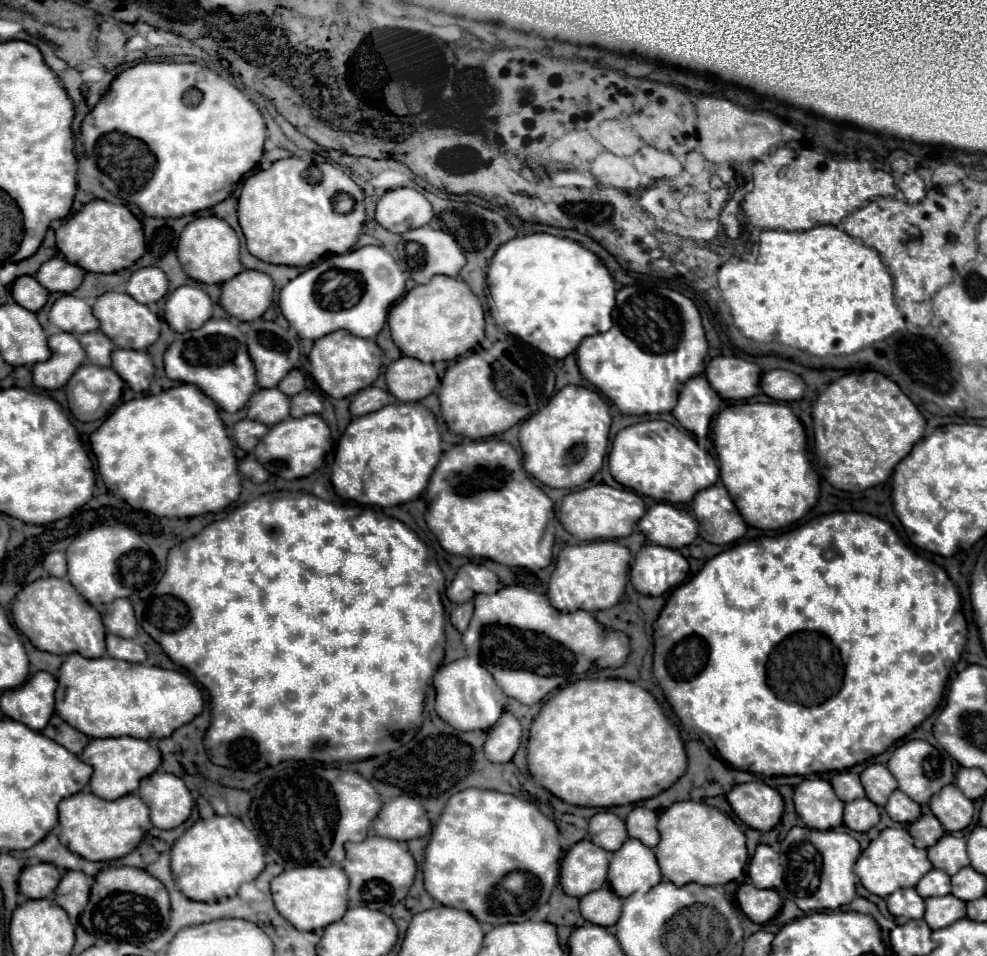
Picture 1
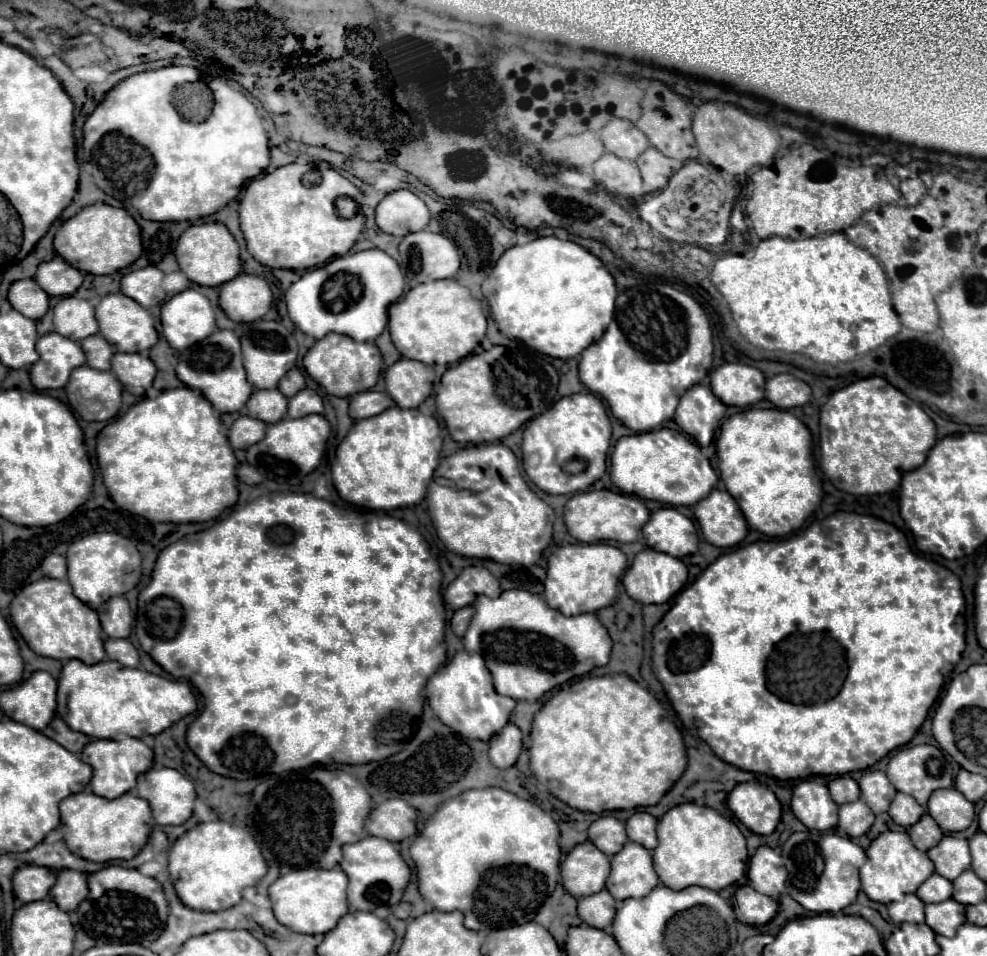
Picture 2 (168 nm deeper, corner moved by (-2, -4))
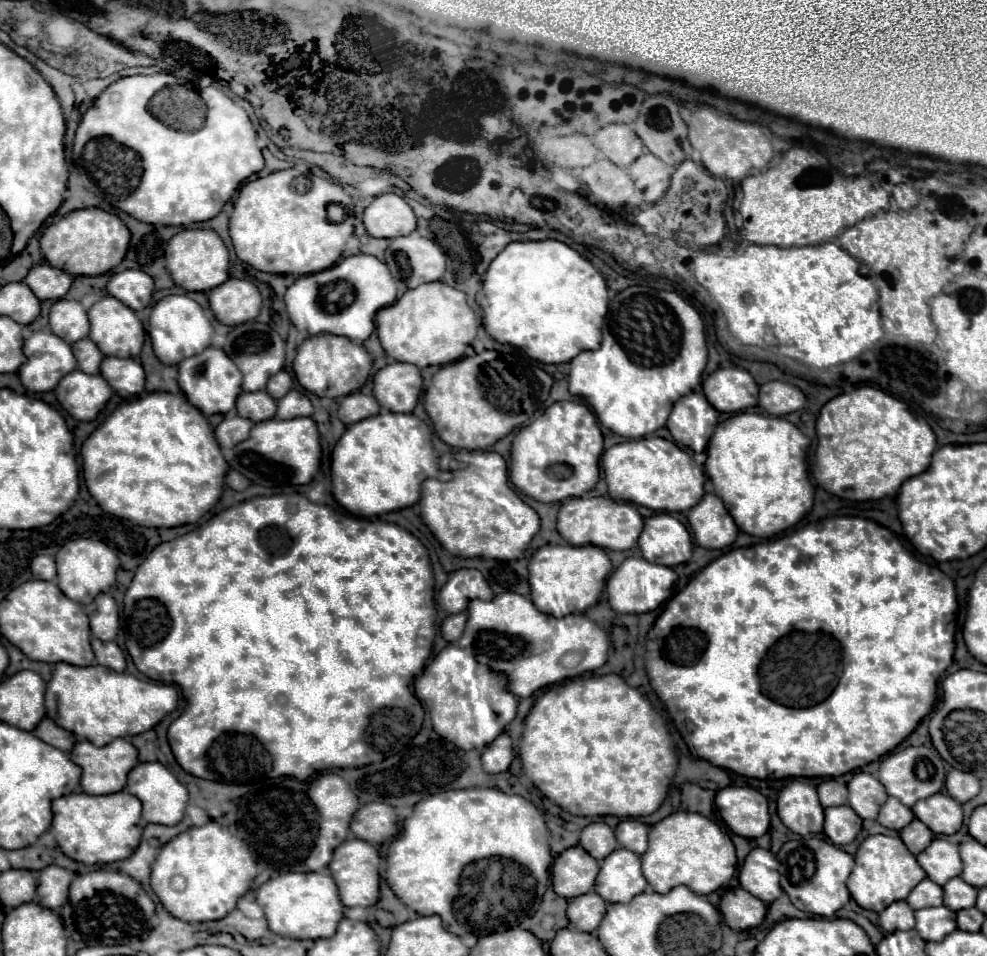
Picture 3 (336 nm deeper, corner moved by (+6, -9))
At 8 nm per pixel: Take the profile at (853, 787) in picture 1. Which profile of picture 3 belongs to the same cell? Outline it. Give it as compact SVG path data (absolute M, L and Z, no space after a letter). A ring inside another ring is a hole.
M824 780L822 784L818 784L818 796L824 808L842 806L848 800L848 790L846 790L846 784L838 780Z

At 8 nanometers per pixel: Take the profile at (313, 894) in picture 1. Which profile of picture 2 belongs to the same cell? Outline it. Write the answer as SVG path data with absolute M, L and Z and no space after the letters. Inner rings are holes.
M298 869L280 875L268 889L276 919L296 933L318 935L336 927L338 919L348 913L346 873L340 869Z

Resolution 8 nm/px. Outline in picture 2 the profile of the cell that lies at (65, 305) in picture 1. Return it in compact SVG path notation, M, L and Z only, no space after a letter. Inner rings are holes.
M66 297L54 307L54 331L80 341L98 333L98 321L94 317L94 307L86 299Z

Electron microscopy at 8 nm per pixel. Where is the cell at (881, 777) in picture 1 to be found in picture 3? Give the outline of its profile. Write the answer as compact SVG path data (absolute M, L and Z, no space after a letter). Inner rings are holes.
M856 772L848 782L848 804L864 820L874 820L886 798L886 790L872 774Z

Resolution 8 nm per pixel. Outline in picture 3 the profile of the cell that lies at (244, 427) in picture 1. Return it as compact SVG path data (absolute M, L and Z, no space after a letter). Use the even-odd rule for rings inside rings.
M234 416L234 418L224 418L218 426L216 426L216 440L222 448L232 448L234 444L246 440L246 436L250 436L250 428L254 424L246 418Z

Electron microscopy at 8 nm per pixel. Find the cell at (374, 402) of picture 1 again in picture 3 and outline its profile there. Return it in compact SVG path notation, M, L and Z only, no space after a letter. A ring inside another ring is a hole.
M352 392L344 398L340 398L338 418L344 424L354 424L358 420L376 416L380 412L380 404L374 400L374 396L364 396L360 392Z

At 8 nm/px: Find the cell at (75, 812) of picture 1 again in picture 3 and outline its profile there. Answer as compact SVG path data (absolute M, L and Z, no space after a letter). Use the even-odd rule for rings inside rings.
M126 790L102 796L90 796L84 792L72 792L54 800L54 822L50 832L54 834L60 850L82 864L108 864L128 858L140 844L142 836L142 804Z

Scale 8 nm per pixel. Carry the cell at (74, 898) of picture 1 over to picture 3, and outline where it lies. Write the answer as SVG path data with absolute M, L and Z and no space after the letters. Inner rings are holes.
M46 866L38 876L38 898L40 904L52 910L58 910L66 902L66 892L74 880L74 872L60 866Z

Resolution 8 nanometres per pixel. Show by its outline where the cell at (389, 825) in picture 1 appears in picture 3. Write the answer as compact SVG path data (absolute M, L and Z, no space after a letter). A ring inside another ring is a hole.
M370 802L358 808L352 816L350 830L356 838L366 840L370 844L382 844L384 840L392 838L396 832L396 812L390 804Z

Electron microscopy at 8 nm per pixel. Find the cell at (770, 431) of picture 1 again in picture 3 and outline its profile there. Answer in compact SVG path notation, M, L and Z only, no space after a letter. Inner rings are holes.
M743 411L718 424L706 448L705 473L742 532L758 538L770 538L796 526L810 512L814 504L814 486L808 480L804 464L808 446L810 438L778 416Z

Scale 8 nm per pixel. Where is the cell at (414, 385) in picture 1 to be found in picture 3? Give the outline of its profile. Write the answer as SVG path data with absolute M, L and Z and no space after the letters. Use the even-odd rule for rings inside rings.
M392 362L374 376L374 398L392 412L412 412L422 390L422 376L414 364Z

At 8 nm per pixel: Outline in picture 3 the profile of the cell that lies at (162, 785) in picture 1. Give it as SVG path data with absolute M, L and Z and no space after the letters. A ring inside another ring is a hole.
M140 762L138 766L134 766L128 774L126 792L134 794L142 802L142 820L146 824L154 822L154 824L174 826L182 820L186 804L188 804L188 790L160 762Z

